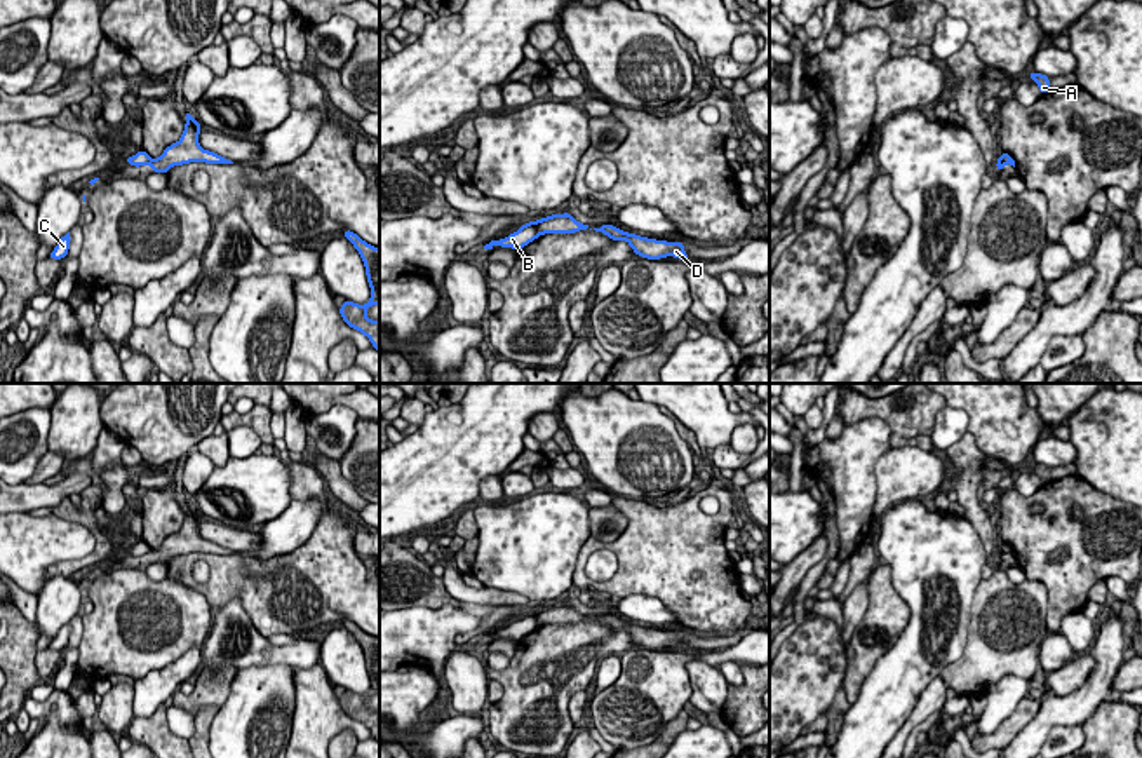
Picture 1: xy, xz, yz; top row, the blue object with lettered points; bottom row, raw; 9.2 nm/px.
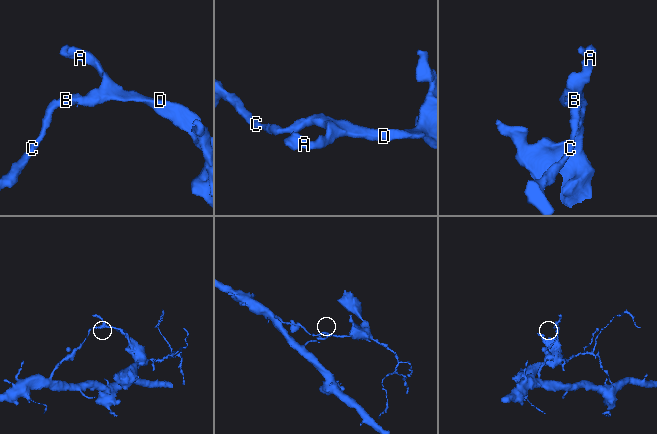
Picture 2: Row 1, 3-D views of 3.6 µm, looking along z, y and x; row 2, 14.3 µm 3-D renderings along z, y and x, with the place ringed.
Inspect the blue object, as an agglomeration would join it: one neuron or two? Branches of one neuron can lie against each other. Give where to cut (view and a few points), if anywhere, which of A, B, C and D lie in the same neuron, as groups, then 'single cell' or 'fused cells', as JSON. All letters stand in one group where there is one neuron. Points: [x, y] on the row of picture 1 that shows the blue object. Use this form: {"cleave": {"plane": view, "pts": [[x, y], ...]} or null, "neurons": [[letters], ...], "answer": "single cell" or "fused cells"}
{"cleave": {"plane": "xz", "pts": [[533, 222], [538, 236]]}, "neurons": [["A", "D"], ["B", "C"]], "answer": "fused cells"}

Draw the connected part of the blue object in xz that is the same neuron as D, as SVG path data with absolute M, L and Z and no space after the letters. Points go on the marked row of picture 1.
M604 223L601 228L594 228L595 232L602 232L615 242L627 240L632 251L646 260L662 260L667 256L679 258L681 261L688 261L689 256L684 251L684 244L681 240L677 242L667 242L667 240L656 240L641 237L635 233L623 232L609 223Z

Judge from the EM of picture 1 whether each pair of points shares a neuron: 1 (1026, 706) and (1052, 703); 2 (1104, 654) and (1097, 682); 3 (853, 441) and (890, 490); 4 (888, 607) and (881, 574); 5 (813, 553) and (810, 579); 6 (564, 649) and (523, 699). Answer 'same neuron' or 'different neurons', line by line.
1: different neurons
2: same neuron
3: different neurons
4: same neuron
5: different neurons
6: same neuron

